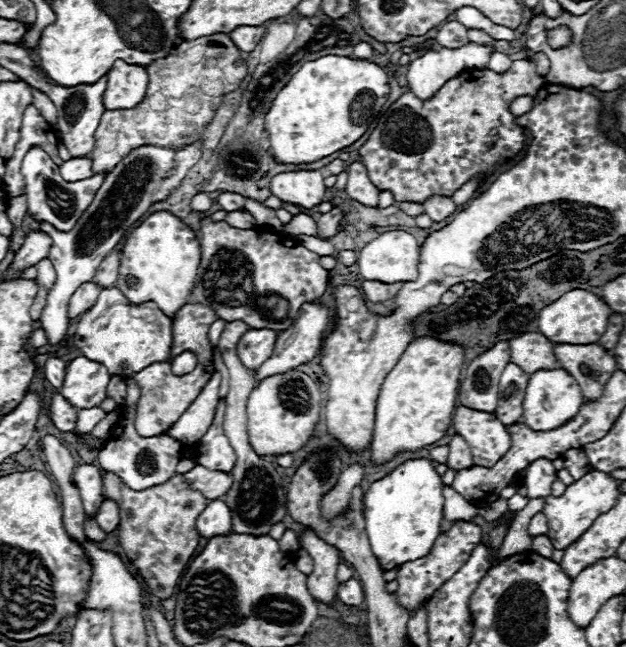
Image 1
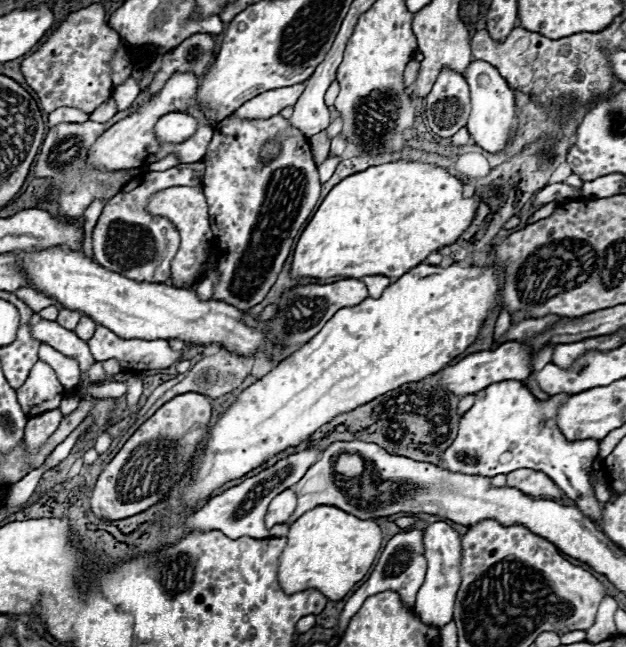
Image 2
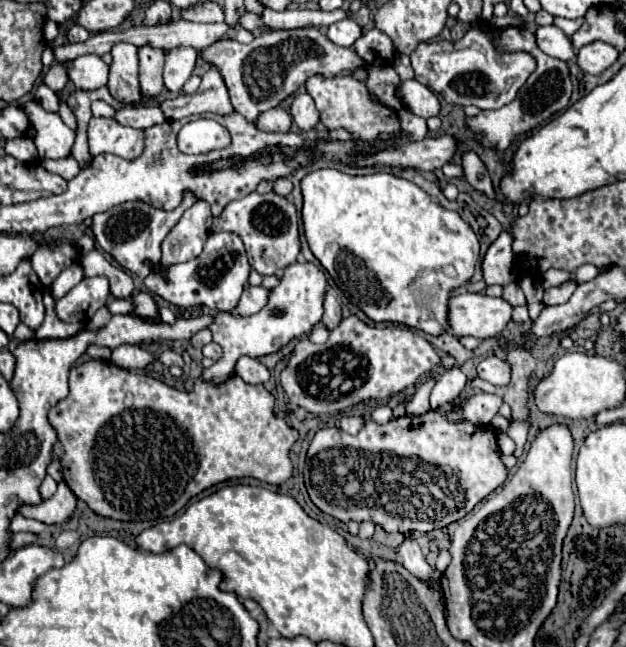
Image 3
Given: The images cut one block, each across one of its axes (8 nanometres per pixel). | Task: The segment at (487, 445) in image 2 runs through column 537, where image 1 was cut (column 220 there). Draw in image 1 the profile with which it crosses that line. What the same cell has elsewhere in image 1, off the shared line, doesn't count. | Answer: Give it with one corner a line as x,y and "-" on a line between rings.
222,398
216,406
216,414
214,414
214,420
212,420
208,432
202,436
202,440
198,444
198,452
194,454
194,458
204,468
230,472
236,464
236,452
224,434
224,426
222,426
224,412
226,412
226,400

